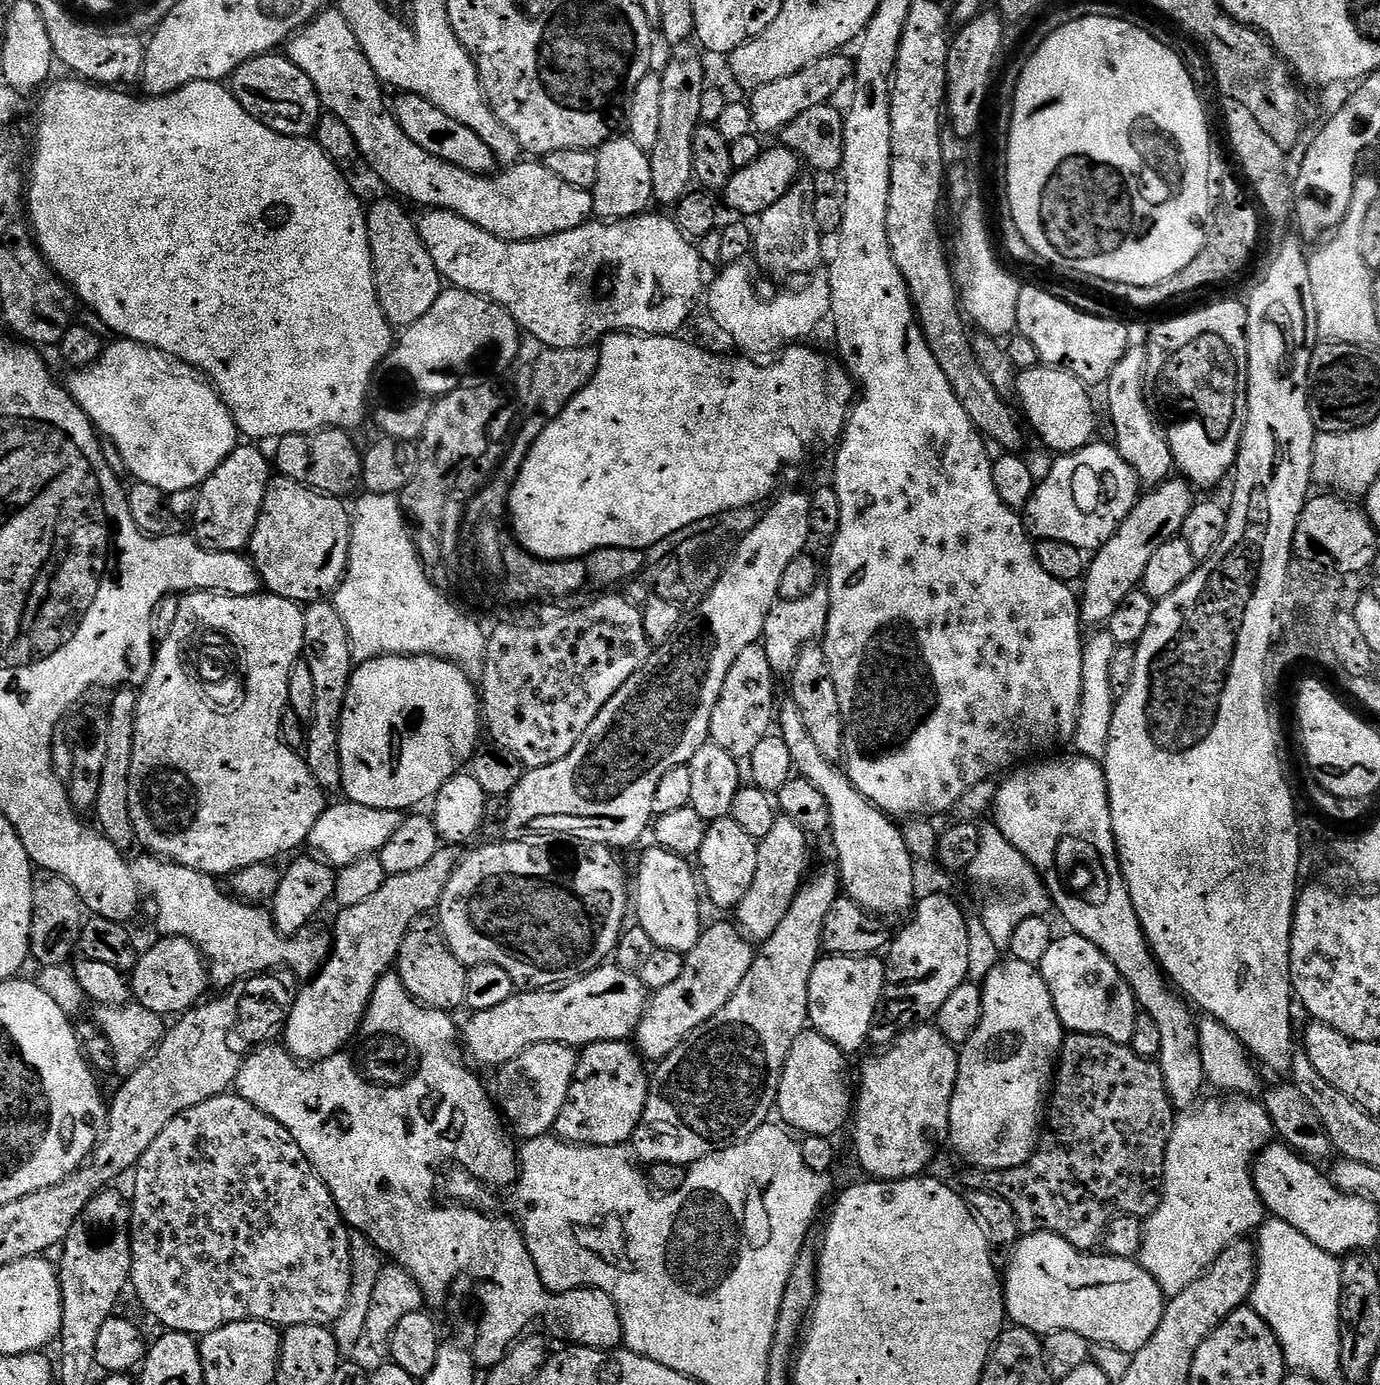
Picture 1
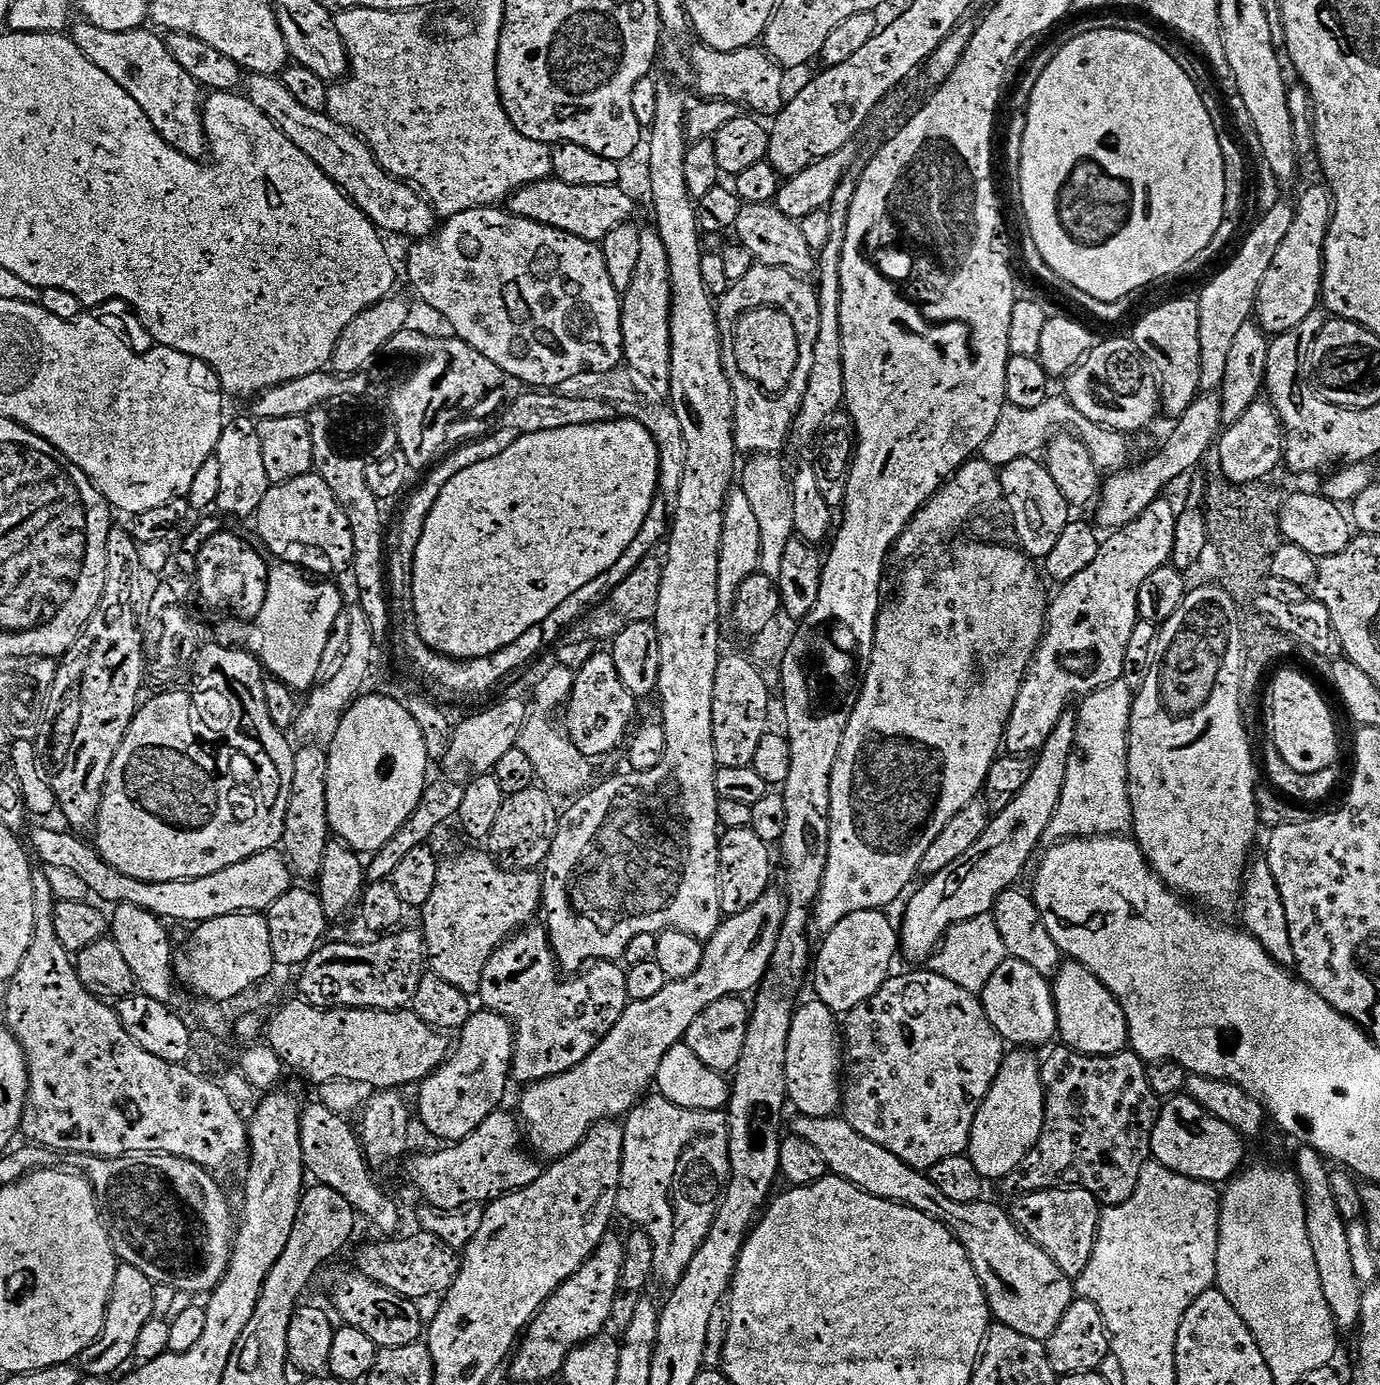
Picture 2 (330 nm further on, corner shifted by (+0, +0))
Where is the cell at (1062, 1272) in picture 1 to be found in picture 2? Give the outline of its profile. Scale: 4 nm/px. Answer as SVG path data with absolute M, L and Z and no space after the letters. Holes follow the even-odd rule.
M797 1115L795 1119L791 1131L822 1154L831 1175L850 1181L854 1187L872 1196L905 1204L907 1208L932 1216L951 1228L953 1236L968 1251L976 1276L984 1287L988 1307L999 1323L1010 1330L1018 1330L1018 1334L1026 1334L1026 1338L1047 1342L1052 1337L1074 1299L1073 1281L1064 1275L1050 1254L1043 1252L1020 1231L1005 1209L1003 1212L998 1205L985 1202L950 1202L950 1198L946 1198L946 1194L942 1194L923 1171L904 1164L902 1158L878 1146L878 1142L860 1136L858 1130L851 1128L839 1115Z

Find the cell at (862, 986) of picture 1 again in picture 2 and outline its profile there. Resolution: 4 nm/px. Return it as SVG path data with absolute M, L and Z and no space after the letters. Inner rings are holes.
M876 909L874 911L855 911L847 915L841 922L825 933L822 948L817 949L812 966L812 979L814 978L815 997L822 1001L832 1012L838 1016L847 1015L868 1001L878 992L891 975L892 962L900 950L899 933L895 923L888 920L887 913Z

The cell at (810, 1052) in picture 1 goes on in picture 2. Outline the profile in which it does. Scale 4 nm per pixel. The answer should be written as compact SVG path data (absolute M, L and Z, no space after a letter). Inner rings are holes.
M817 998L810 999L809 1004L801 1003L792 1014L792 1025L790 1026L790 1038L786 1046L786 1086L788 1087L788 1100L802 1116L835 1116L842 1104L842 1036L838 1031L838 1016L827 1008L822 1001Z

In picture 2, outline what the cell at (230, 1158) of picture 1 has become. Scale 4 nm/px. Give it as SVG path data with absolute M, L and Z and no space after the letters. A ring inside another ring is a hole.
M431 1234L423 1235L408 1236L405 1240L398 1240L399 1238L380 1238L377 1244L368 1244L357 1254L357 1265L355 1264L355 1267L360 1275L370 1278L378 1286L382 1286L394 1294L405 1296L407 1300L423 1302L427 1296L432 1296L435 1292L440 1292L439 1294L447 1293L460 1272L460 1260L457 1253L443 1244L438 1237Z

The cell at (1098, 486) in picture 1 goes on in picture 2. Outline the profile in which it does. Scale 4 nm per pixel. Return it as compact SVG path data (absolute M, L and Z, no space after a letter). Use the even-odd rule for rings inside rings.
M1200 394L1189 403L1188 409L1175 421L1176 429L1167 433L1165 445L1159 451L1153 451L1147 460L1133 463L1121 471L1113 471L1103 481L1100 499L1095 505L1095 523L1106 530L1124 528L1134 522L1151 504L1161 499L1164 487L1171 480L1187 474L1191 468L1201 467L1204 455L1212 444L1217 443L1222 432L1223 418L1219 395Z

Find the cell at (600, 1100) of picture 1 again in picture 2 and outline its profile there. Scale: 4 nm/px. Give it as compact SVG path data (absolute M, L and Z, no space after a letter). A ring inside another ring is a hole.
M497 1110L472 1131L467 1138L443 1147L434 1154L420 1154L406 1164L411 1182L426 1198L425 1203L439 1212L456 1212L469 1206L480 1206L504 1195L532 1185L544 1171L522 1150L520 1122L515 1113Z

